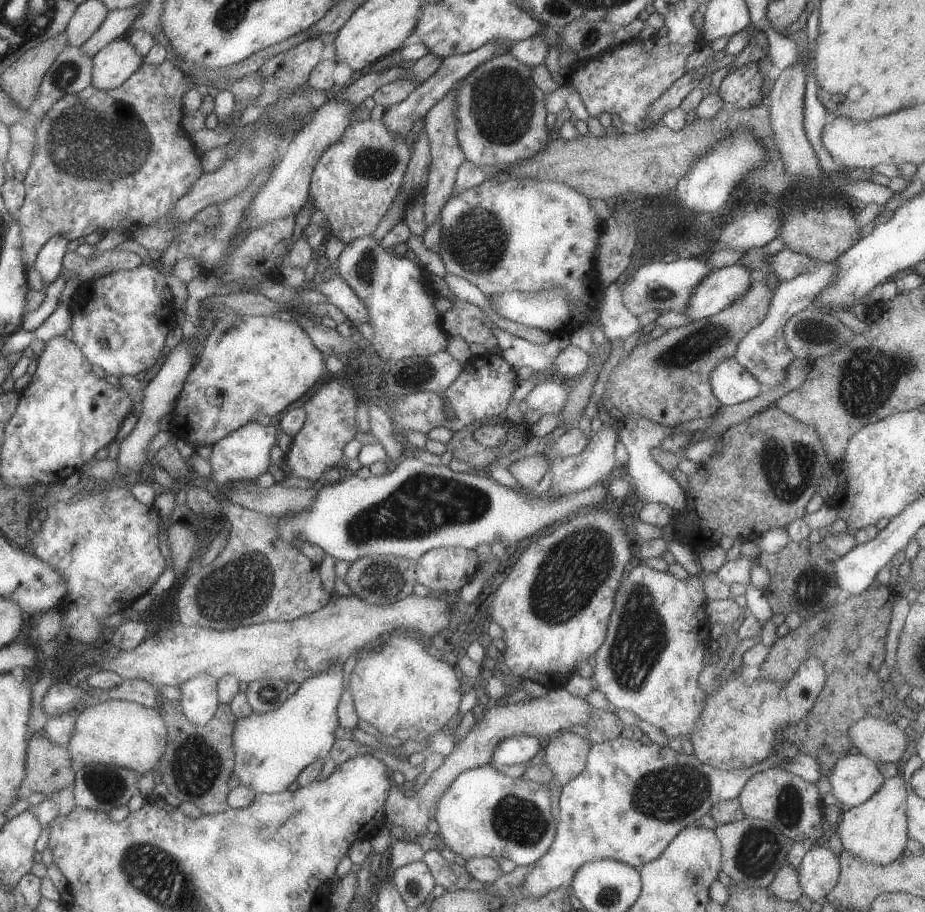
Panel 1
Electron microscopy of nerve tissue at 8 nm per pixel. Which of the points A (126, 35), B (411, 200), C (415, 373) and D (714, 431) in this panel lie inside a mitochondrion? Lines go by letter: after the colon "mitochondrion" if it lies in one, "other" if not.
A: other
B: other
C: mitochondrion
D: other

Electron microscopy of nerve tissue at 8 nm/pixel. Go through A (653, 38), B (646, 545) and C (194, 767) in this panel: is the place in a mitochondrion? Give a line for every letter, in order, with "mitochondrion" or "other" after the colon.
A: other
B: other
C: mitochondrion

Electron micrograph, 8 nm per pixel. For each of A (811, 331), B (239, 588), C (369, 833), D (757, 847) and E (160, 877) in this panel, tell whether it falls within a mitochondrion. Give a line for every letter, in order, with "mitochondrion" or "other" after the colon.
A: mitochondrion
B: mitochondrion
C: other
D: mitochondrion
E: mitochondrion

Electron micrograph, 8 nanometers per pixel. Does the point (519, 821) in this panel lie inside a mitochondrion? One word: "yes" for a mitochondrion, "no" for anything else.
yes

